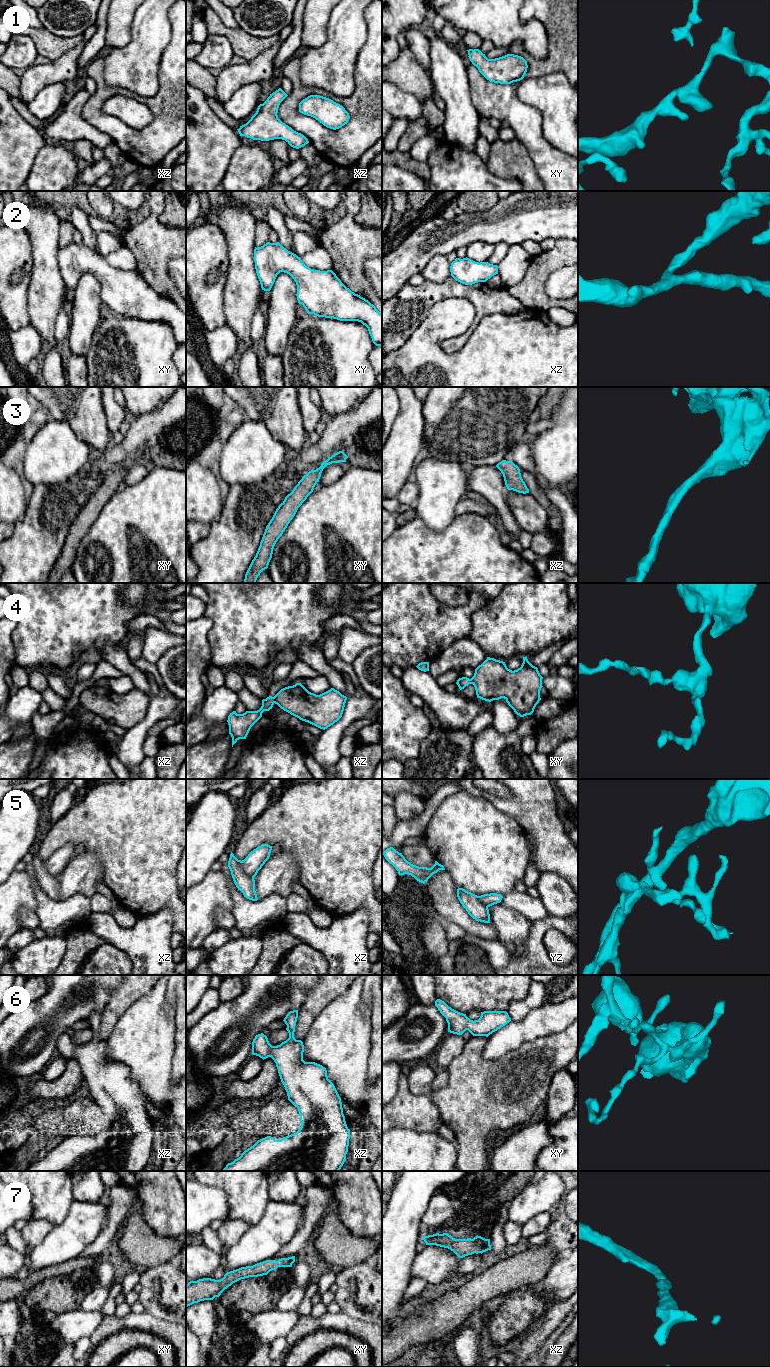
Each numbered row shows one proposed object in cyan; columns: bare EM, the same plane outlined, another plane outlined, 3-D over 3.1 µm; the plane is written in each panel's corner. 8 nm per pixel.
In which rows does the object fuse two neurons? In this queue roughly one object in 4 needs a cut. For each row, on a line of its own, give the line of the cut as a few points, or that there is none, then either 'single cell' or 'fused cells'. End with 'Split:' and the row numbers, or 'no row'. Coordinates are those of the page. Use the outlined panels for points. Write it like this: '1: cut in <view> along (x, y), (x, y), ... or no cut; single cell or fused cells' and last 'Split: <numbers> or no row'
1: no cut; single cell
2: no cut; single cell
3: no cut; single cell
4: cut in xz along (273, 697), (275, 702); fused cells
5: cut in xz along (240, 861), (242, 871), (253, 878); fused cells
6: no cut; single cell
7: no cut; single cell
Split: 4, 5

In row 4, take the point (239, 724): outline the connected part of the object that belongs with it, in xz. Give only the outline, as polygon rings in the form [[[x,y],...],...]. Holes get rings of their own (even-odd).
[[[269,696],[262,700],[262,706],[257,711],[246,711],[243,714],[237,714],[236,711],[230,713],[227,722],[232,737],[232,747],[239,739],[246,739],[251,727],[262,717],[264,711],[272,709],[274,703],[274,697]]]

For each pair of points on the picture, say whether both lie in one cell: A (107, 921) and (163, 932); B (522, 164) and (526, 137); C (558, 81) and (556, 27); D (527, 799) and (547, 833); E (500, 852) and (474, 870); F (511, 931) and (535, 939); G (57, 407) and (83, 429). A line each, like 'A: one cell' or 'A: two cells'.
A: one cell
B: two cells
C: two cells
D: one cell
E: one cell
F: two cells
G: one cell

